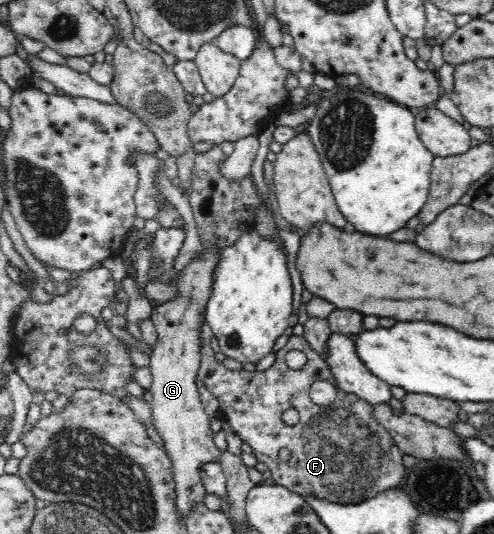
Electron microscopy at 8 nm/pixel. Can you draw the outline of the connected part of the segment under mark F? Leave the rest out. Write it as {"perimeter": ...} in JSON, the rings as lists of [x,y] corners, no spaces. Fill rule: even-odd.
{"perimeter":[[[207,322],[201,324],[199,337],[201,337],[201,364],[199,364],[198,382],[218,400],[222,418],[229,423],[241,441],[253,449],[257,461],[267,466],[275,485],[283,486],[301,497],[315,495],[323,500],[351,504],[363,502],[385,490],[397,487],[403,480],[403,476],[405,476],[404,454],[391,442],[387,431],[377,423],[377,420],[373,419],[373,404],[369,404],[356,394],[343,392],[341,389],[337,389],[337,398],[329,406],[319,406],[311,401],[309,388],[313,382],[327,380],[333,385],[336,382],[325,359],[311,348],[304,336],[299,337],[293,334],[289,338],[283,339],[275,349],[276,362],[272,367],[265,371],[249,372],[241,369],[229,370],[222,363],[217,362],[214,357],[215,353],[209,346],[213,336]],[[289,350],[301,350],[306,354],[307,362],[301,369],[293,370],[287,367],[285,354]],[[289,408],[295,408],[299,412],[299,422],[295,426],[289,426],[283,422],[283,412]],[[282,448],[291,452],[291,458],[287,462],[279,459],[279,451]]]}

